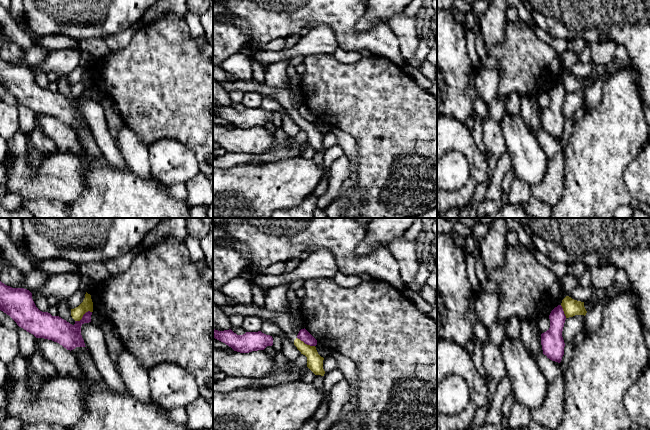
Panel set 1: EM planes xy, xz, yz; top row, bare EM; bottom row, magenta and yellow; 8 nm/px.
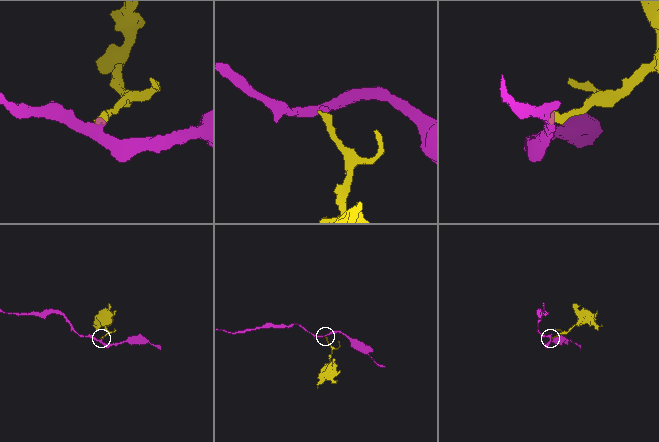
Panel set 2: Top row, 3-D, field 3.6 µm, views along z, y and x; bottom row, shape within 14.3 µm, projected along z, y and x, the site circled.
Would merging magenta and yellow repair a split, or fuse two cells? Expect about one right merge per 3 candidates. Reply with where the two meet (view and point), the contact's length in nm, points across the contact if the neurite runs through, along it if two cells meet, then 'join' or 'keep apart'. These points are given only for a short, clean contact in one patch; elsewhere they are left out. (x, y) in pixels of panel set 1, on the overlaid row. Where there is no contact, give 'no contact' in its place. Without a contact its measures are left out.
meets magenta in xy at (83, 316); contact 160 nm long; border along xy (91, 311), (87, 311), (79, 320), (75, 321); keep apart

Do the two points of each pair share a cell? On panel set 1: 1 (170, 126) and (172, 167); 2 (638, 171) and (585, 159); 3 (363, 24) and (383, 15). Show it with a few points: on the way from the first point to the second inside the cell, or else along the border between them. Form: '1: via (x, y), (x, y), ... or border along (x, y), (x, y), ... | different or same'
1: border along (148, 145), (161, 139), (174, 139), (191, 151) | different
2: border along (639, 151), (623, 172), (623, 182), (628, 191) | different
3: via (368, 20), (373, 15), (378, 15) | same

